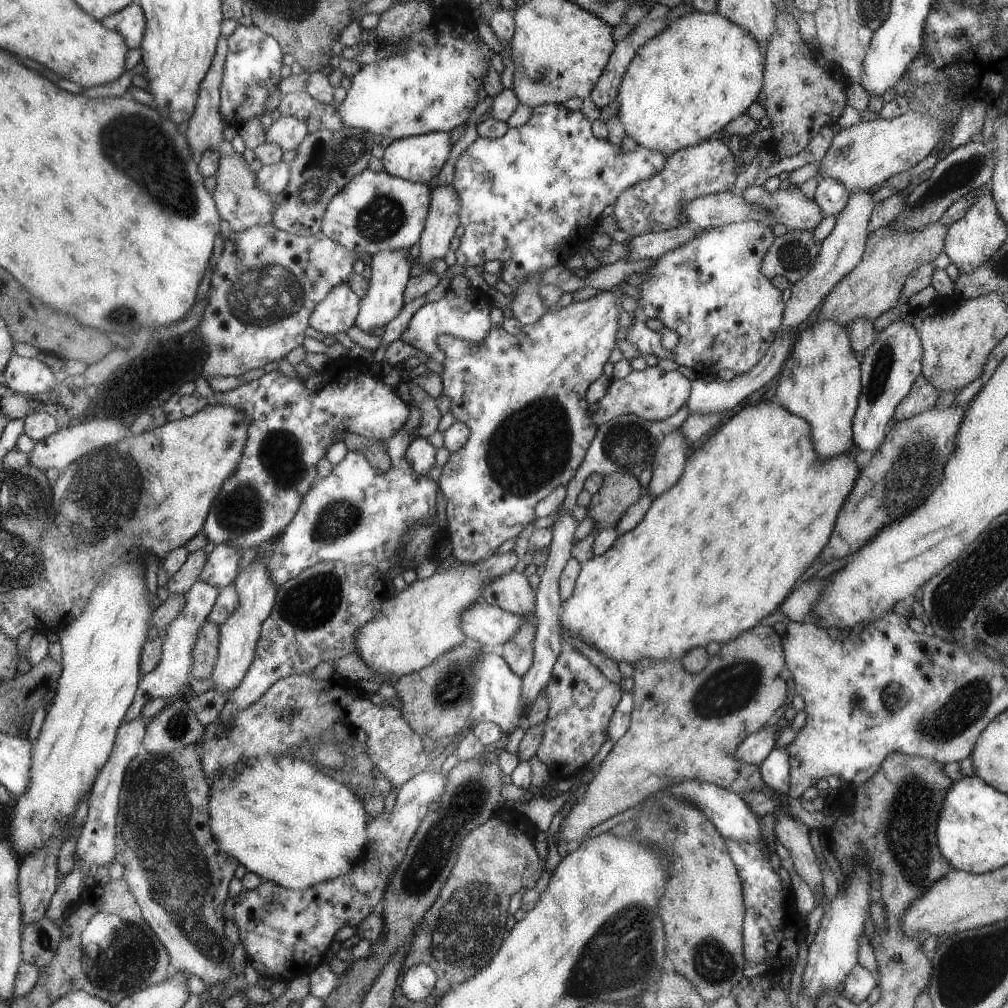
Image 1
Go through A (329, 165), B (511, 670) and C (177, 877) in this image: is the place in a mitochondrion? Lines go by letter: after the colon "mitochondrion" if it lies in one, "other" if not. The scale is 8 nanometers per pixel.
A: mitochondrion
B: other
C: mitochondrion

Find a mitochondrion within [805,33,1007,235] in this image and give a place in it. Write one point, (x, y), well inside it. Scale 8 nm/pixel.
(958, 176)

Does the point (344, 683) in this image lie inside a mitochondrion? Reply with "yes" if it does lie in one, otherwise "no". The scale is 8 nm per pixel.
no

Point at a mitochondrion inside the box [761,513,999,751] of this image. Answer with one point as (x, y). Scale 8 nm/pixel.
(970, 703)

